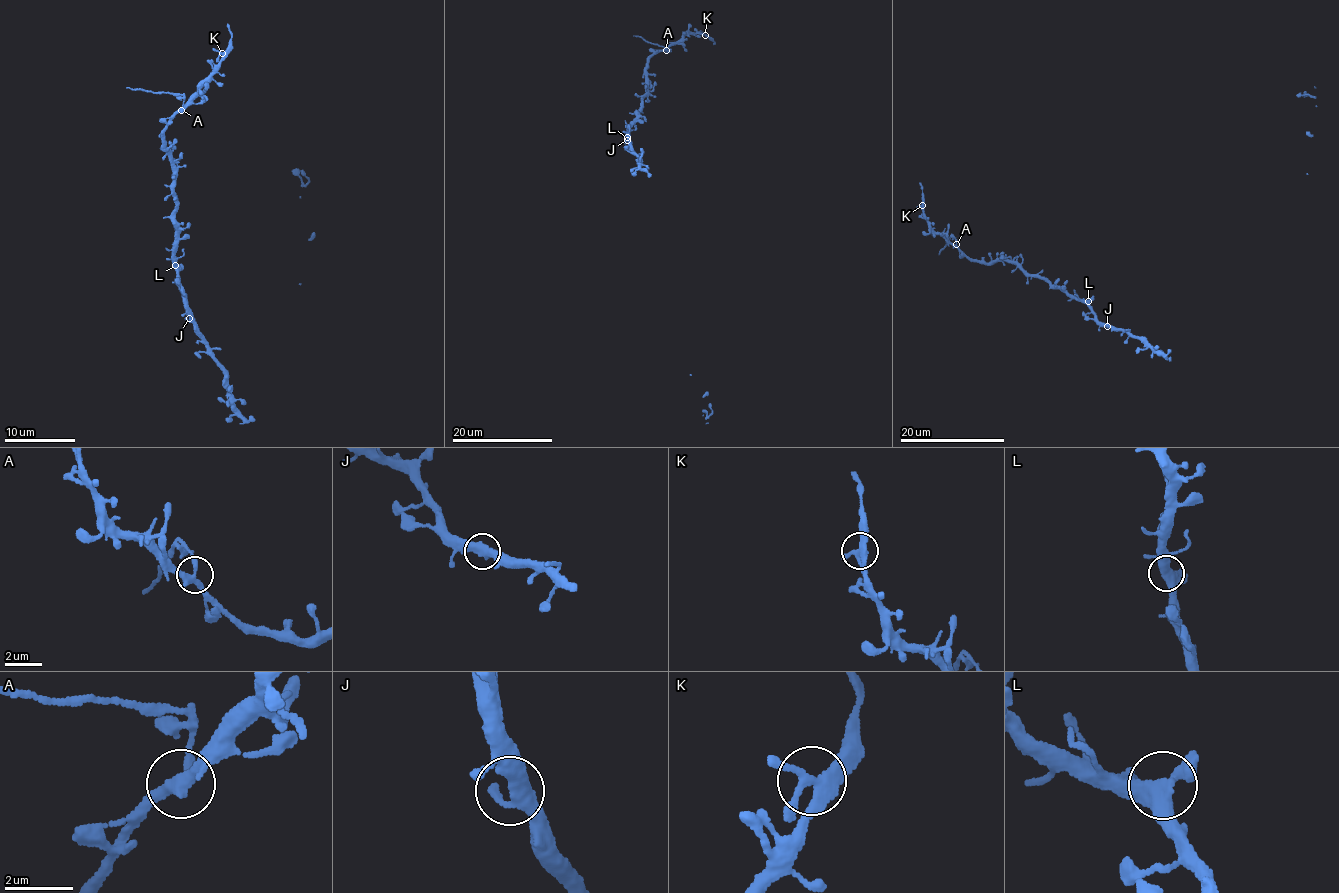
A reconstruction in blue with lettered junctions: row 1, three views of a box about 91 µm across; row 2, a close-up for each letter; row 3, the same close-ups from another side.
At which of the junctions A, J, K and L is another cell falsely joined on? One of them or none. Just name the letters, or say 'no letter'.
A

